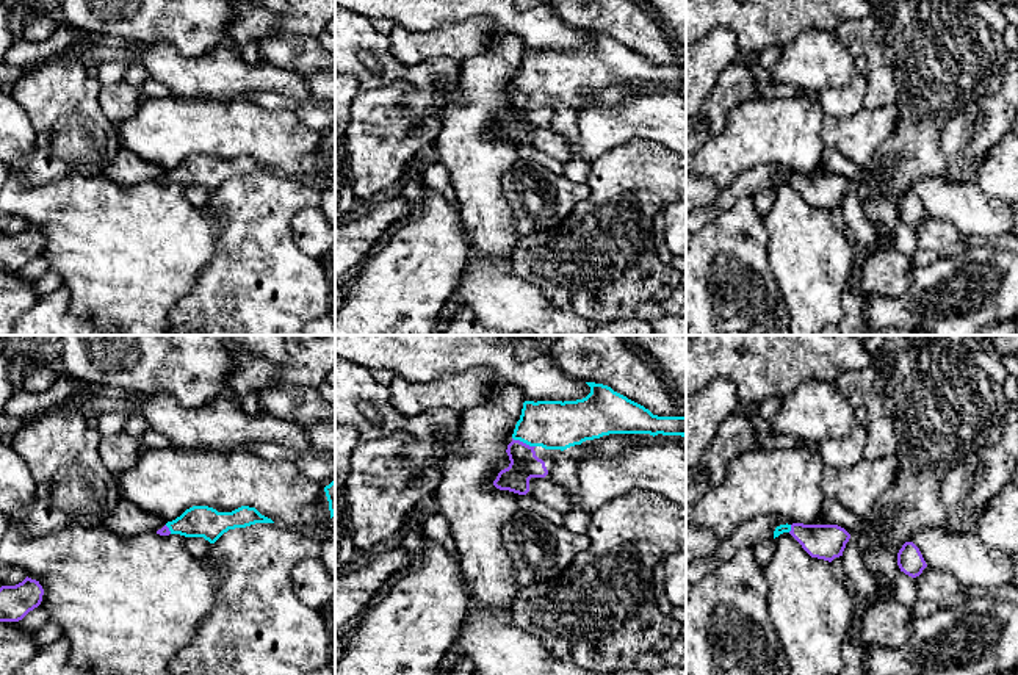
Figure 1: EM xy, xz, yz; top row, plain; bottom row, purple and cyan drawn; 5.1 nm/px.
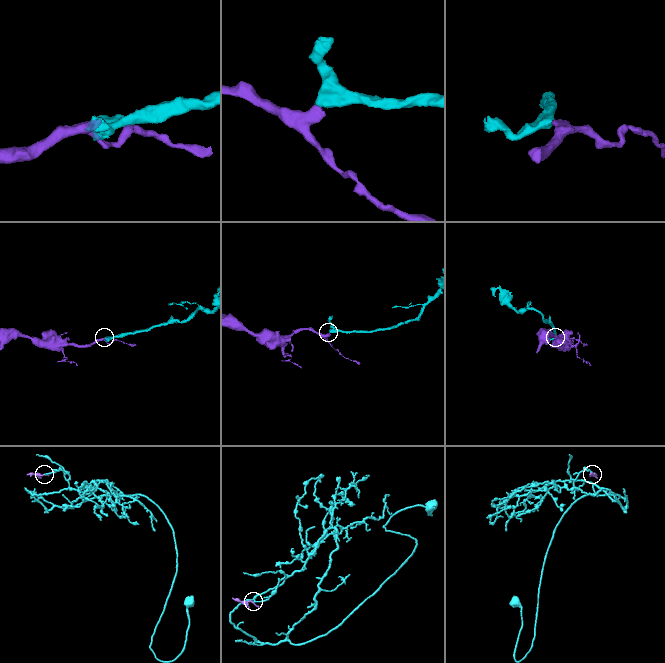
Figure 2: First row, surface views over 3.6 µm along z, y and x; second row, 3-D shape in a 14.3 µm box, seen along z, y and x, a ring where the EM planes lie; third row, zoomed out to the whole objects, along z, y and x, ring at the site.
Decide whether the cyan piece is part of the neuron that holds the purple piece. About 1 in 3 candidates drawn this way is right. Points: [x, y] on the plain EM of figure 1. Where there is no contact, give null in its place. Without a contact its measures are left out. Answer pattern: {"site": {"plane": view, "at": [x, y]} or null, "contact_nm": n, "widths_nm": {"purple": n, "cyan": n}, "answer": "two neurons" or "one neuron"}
{"site": {"plane": "xz", "at": [522, 91]}, "contact_nm": 130, "widths_nm": {"purple": 150, "cyan": 260}, "answer": "one neuron"}

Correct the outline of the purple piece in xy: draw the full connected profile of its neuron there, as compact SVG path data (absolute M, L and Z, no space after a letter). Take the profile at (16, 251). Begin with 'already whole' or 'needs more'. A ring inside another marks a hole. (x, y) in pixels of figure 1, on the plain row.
already whole | M25 227L16 235L0 236L0 271L19 271L42 251L39 230Z

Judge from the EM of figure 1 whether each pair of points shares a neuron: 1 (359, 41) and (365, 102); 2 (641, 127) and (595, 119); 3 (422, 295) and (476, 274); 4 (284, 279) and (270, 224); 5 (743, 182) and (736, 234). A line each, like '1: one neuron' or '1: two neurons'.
1: two neurons
2: one neuron
3: two neurons
4: one neuron
5: two neurons

